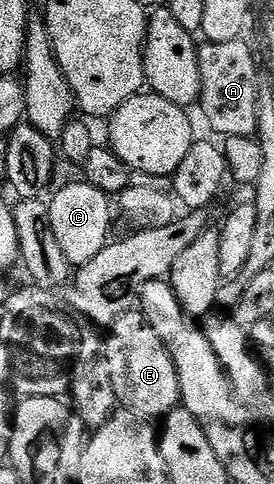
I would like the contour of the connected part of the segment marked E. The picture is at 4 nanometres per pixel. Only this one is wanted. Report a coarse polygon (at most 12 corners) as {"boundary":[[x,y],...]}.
{"boundary":[[140,310],[108,325],[103,360],[118,405],[164,418],[179,374]]}

